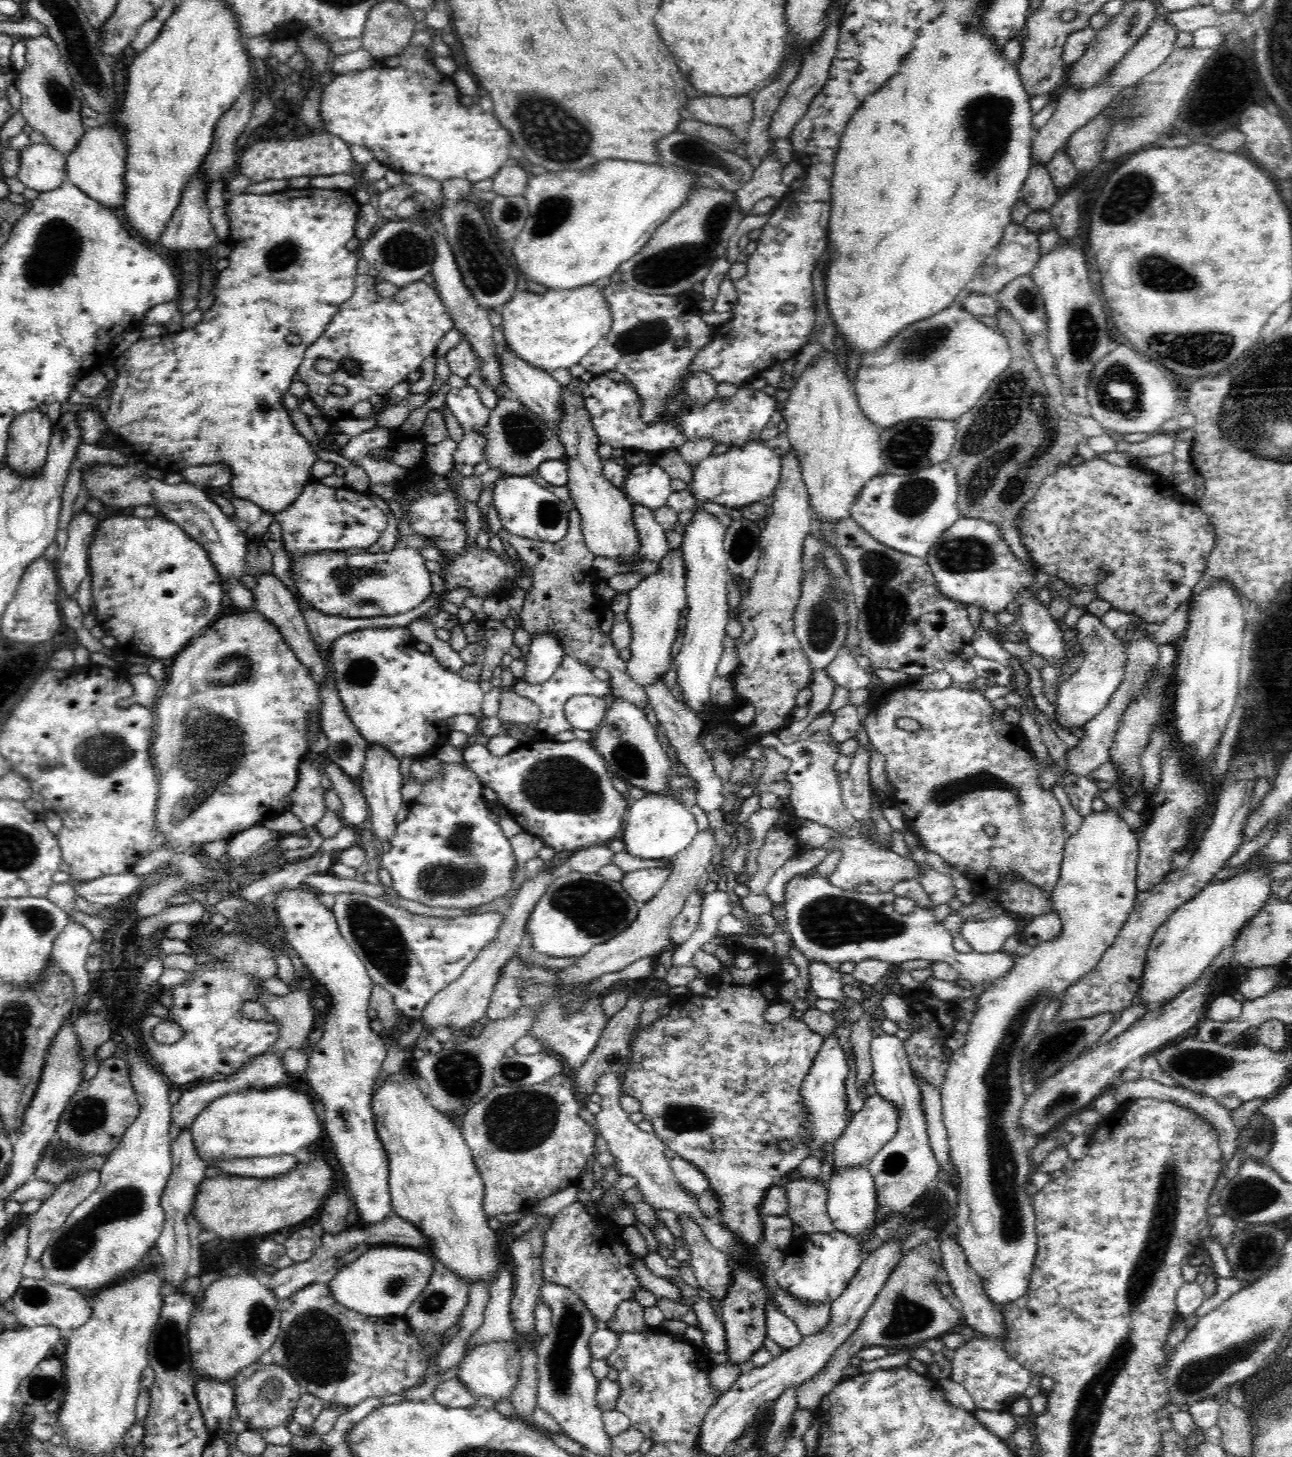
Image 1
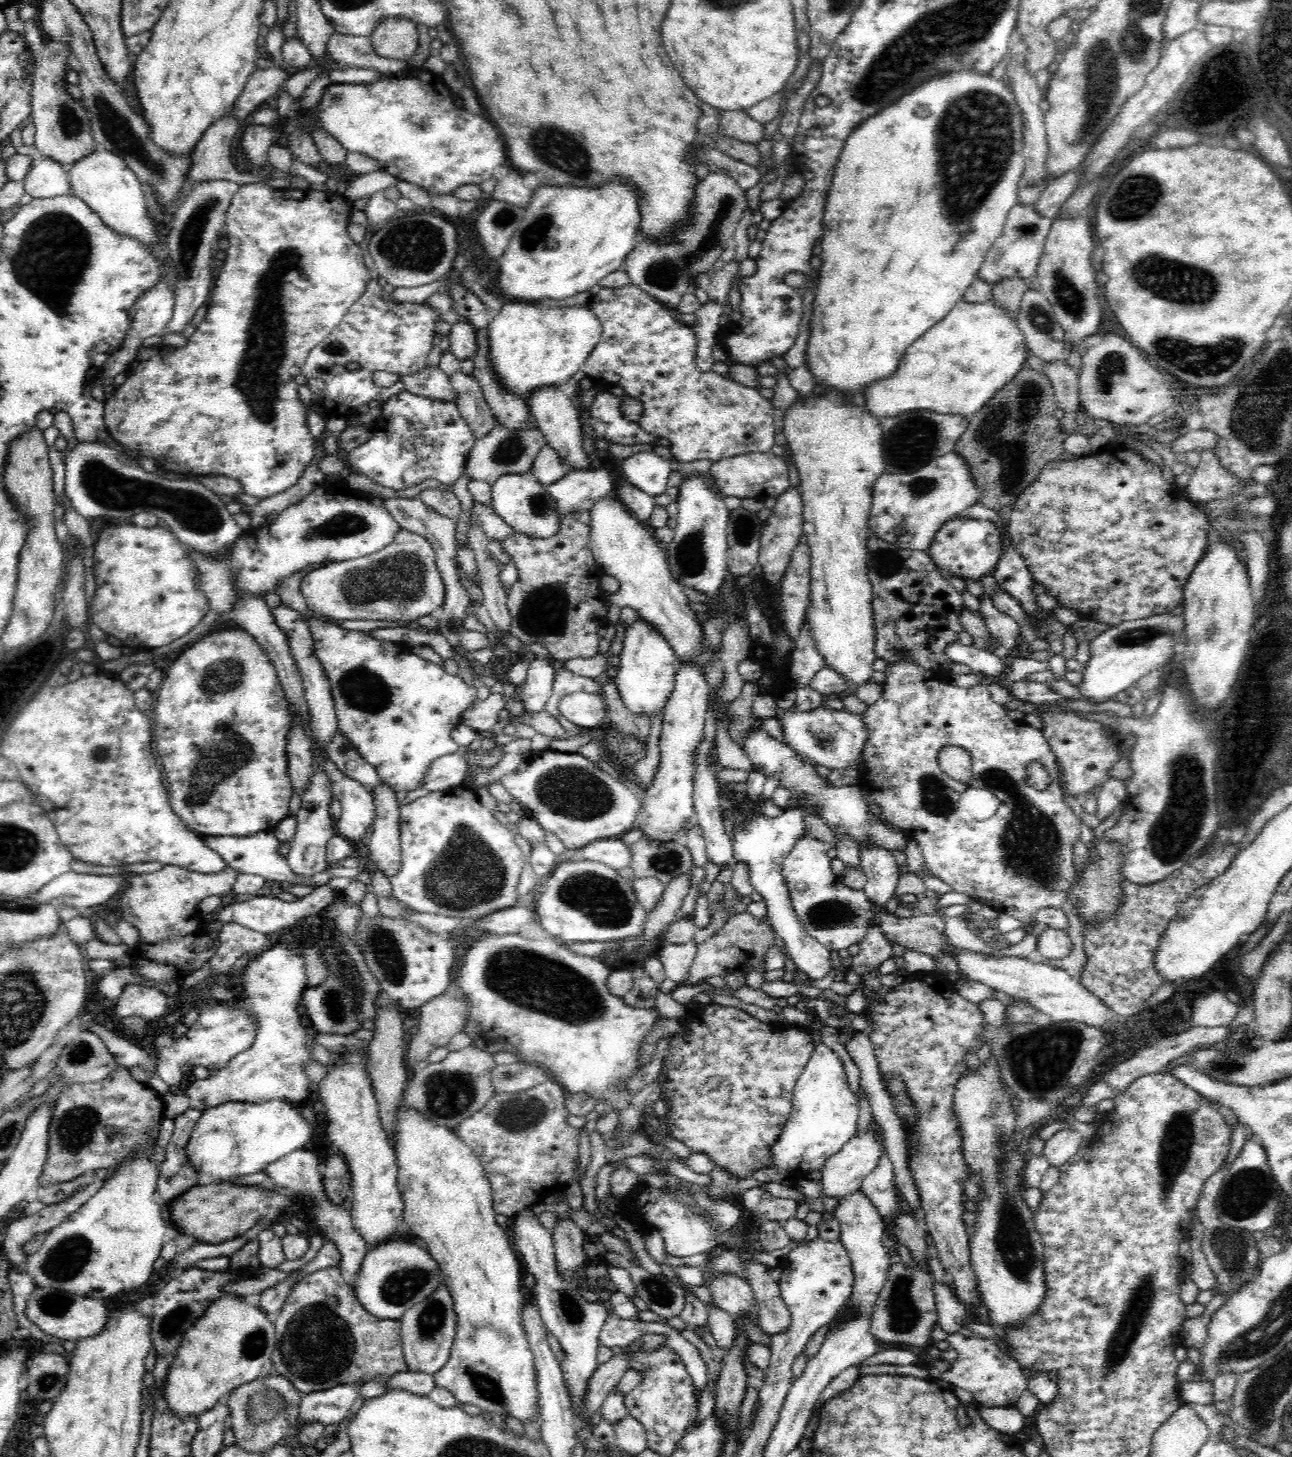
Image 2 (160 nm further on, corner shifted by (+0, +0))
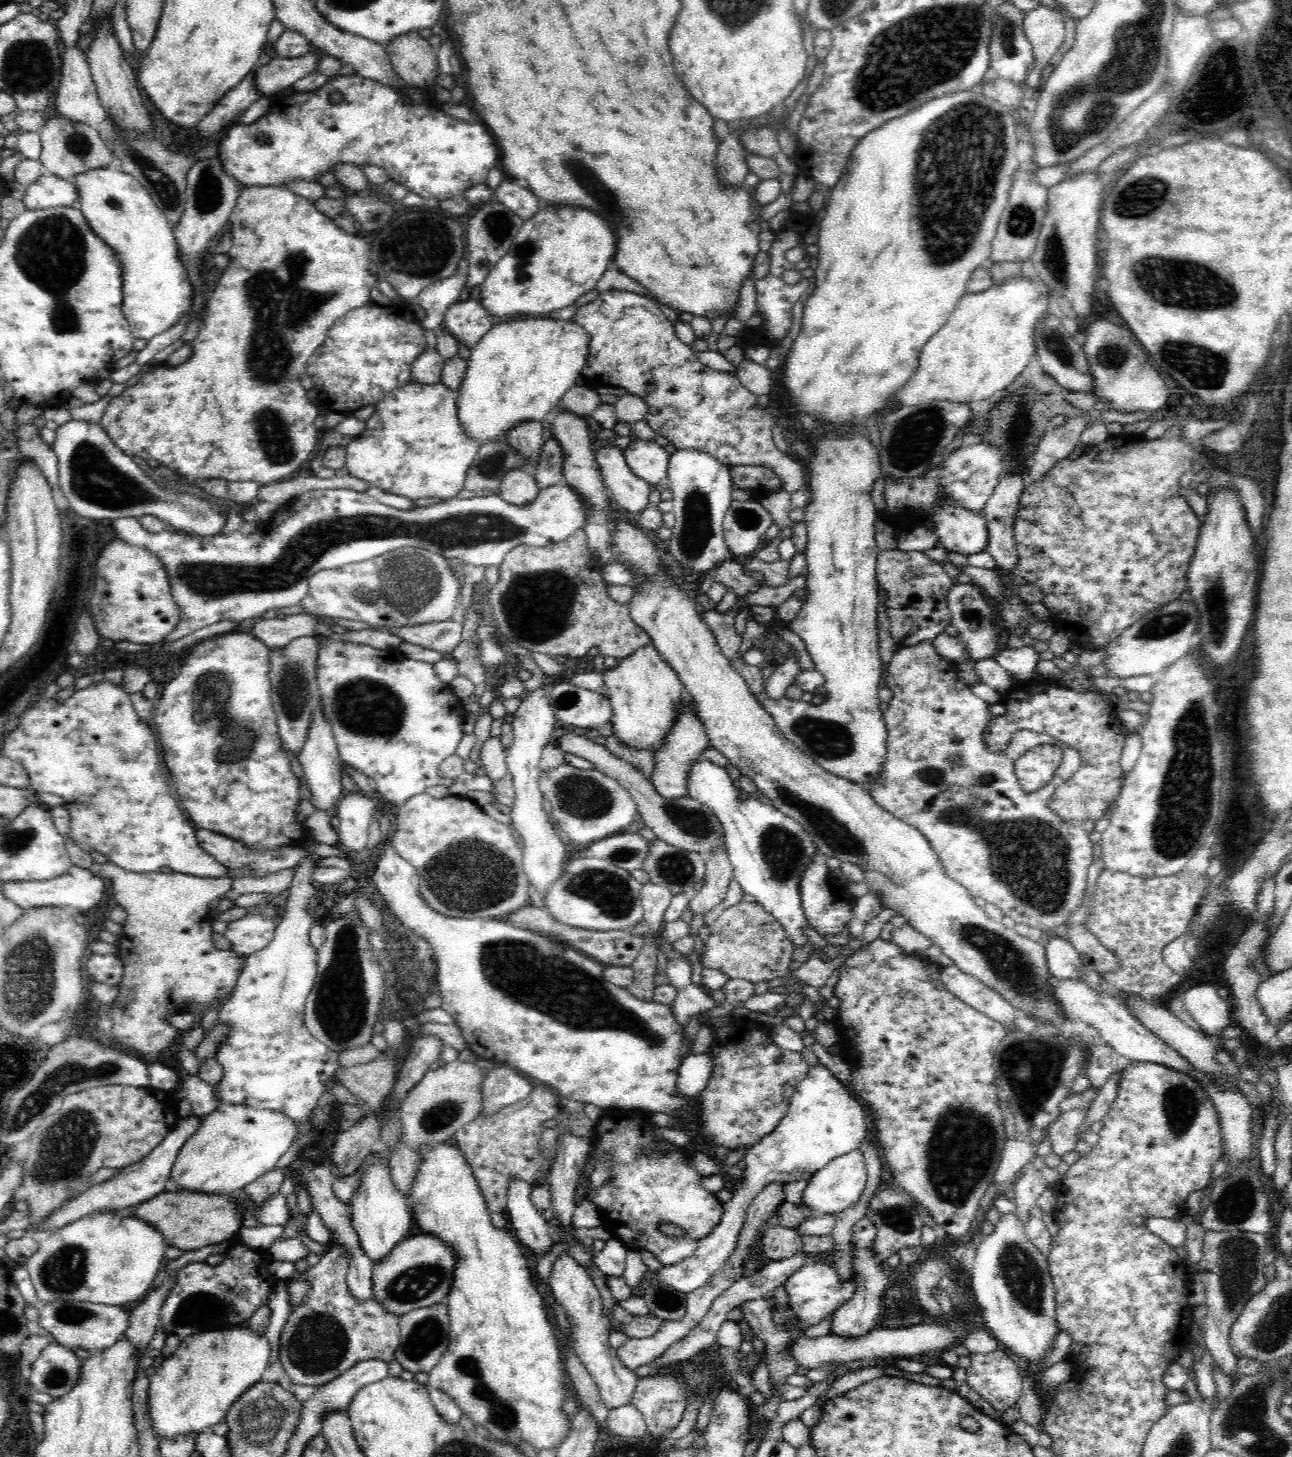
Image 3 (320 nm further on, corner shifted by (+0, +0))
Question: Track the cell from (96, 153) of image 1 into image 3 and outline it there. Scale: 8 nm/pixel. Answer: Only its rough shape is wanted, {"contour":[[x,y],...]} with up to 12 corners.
{"contour":[[117,165],[74,184],[152,340],[193,309],[173,226]]}

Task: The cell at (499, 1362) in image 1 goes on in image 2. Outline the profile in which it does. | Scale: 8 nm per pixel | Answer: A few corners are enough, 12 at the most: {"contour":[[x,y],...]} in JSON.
{"contour":[[399,1109],[404,1226],[457,1316],[435,1386],[541,1418],[525,1272],[482,1164]]}

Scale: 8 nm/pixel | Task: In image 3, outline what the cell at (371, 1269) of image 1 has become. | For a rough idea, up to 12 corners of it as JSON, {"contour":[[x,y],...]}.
{"contour":[[408,1236],[373,1267],[373,1298],[398,1317],[447,1304],[456,1255]]}

